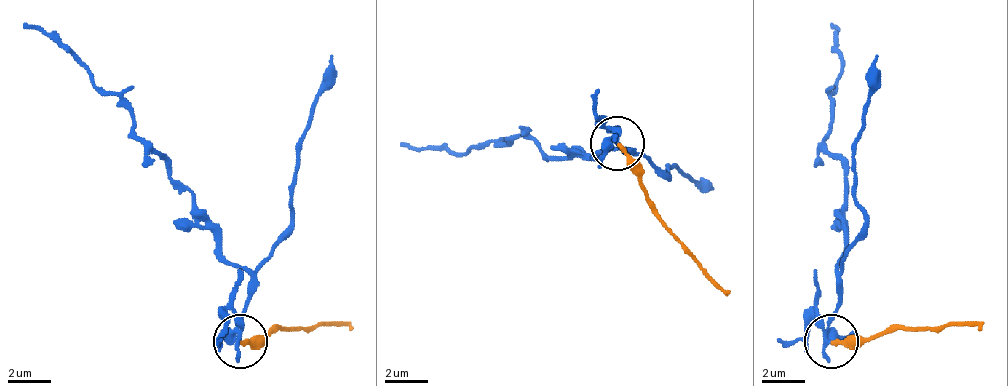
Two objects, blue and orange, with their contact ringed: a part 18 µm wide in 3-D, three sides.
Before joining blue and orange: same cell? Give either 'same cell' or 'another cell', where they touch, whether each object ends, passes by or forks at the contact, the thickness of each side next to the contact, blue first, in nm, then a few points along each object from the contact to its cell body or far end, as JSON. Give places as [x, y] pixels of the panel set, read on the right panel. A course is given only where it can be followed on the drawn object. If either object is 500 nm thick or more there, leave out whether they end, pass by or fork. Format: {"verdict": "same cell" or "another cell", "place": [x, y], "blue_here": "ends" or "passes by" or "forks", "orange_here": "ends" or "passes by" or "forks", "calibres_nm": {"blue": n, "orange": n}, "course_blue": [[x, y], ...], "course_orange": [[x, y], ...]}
{"verdict": "another cell", "place": [831, 341], "blue_here": "forks", "orange_here": "ends", "calibres_nm": {"blue": 260, "orange": 200}, "course_blue": [[832, 342], [827, 316], [838, 305], [838, 278], [843, 257], [843, 166], [827, 134], [843, 59], [832, 21]], "course_orange": [[832, 342], [982, 321]]}

